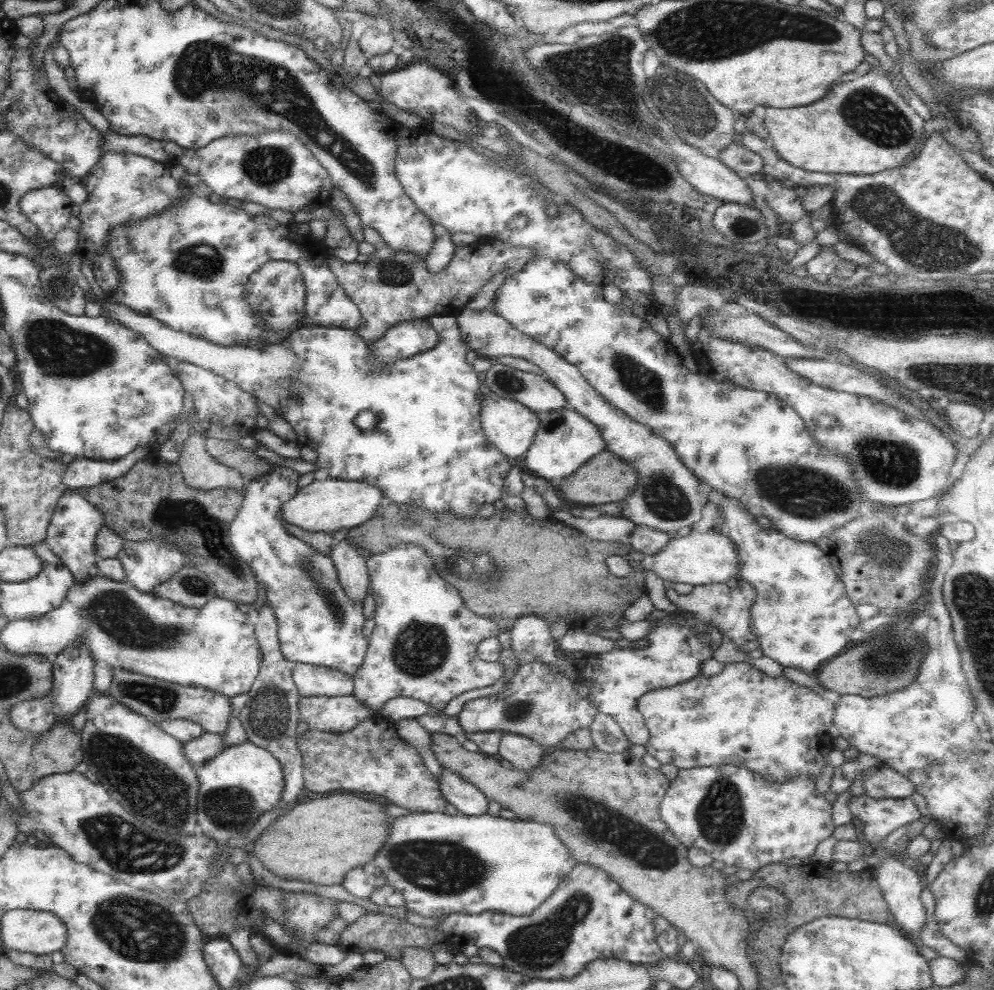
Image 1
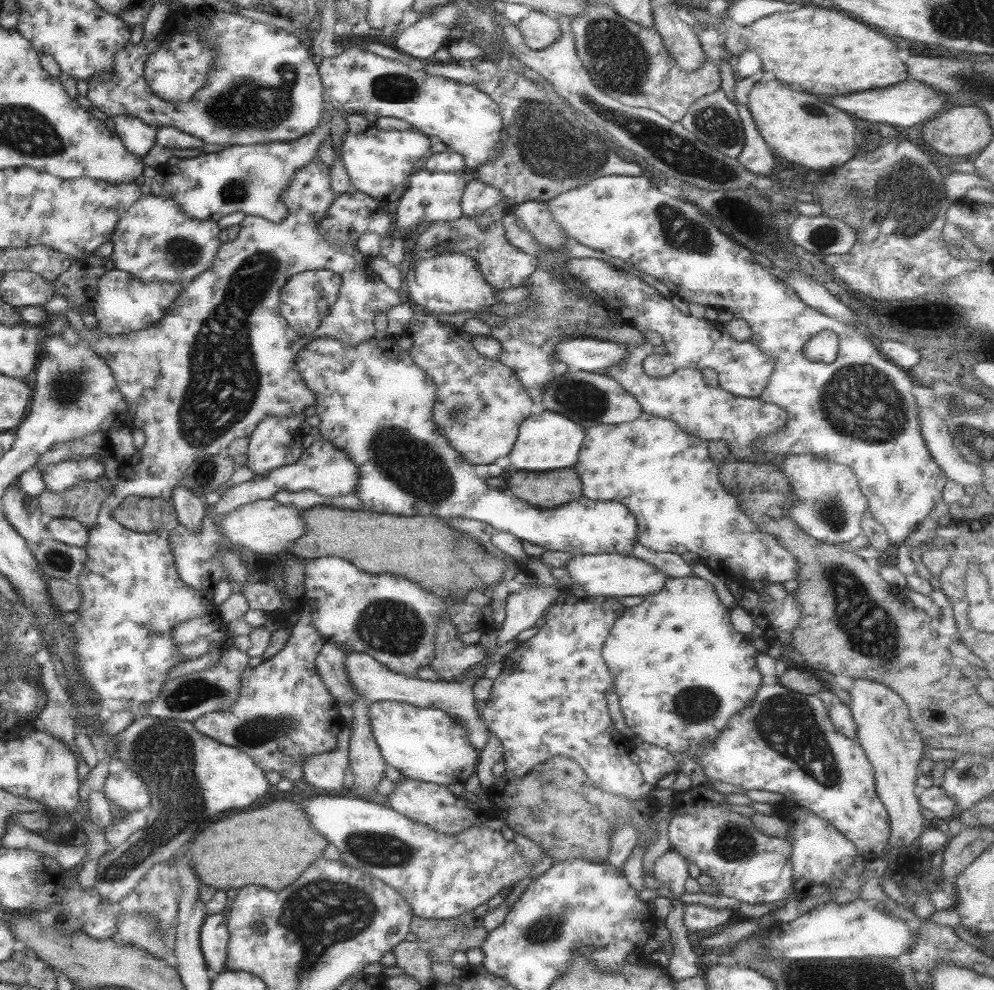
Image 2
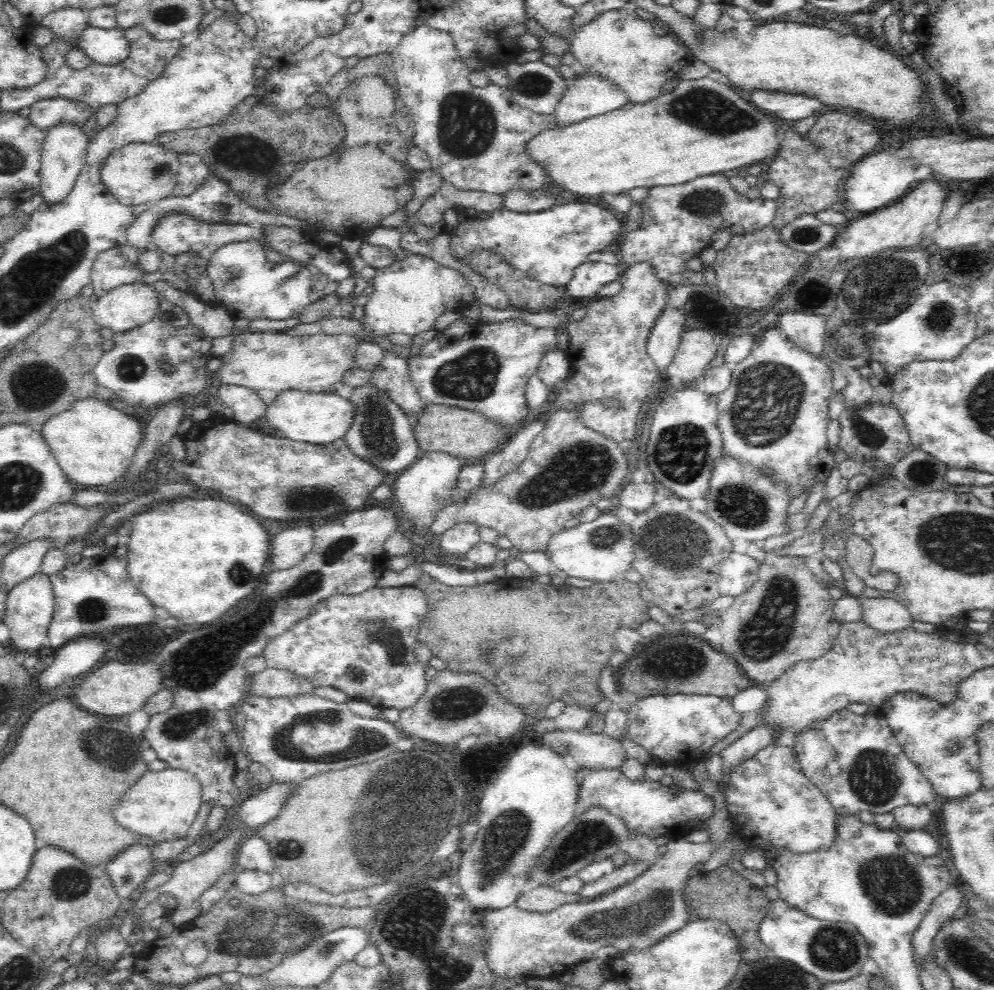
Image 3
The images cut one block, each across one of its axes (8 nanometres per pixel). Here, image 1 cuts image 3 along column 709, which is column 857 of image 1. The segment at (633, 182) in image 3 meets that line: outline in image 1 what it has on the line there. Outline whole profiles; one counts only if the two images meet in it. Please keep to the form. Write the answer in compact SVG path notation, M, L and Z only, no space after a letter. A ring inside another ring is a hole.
M874 61L867 73L847 82L833 83L823 97L808 105L786 109L765 107L762 121L769 133L769 144L787 164L810 173L855 175L903 166L922 144L925 123L897 94Z

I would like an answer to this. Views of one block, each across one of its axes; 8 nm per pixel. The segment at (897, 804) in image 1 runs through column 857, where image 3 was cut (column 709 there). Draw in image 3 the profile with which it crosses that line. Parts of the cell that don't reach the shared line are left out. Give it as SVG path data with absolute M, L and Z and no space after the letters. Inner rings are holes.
M578 770L580 776L580 806L578 813L584 808L600 806L622 818L629 830L635 834L644 834L650 839L666 837L669 841L683 839L691 831L705 830L708 821L716 812L715 800L699 789L687 789L673 783L665 786L660 780L644 779L633 783L629 781L621 770Z

